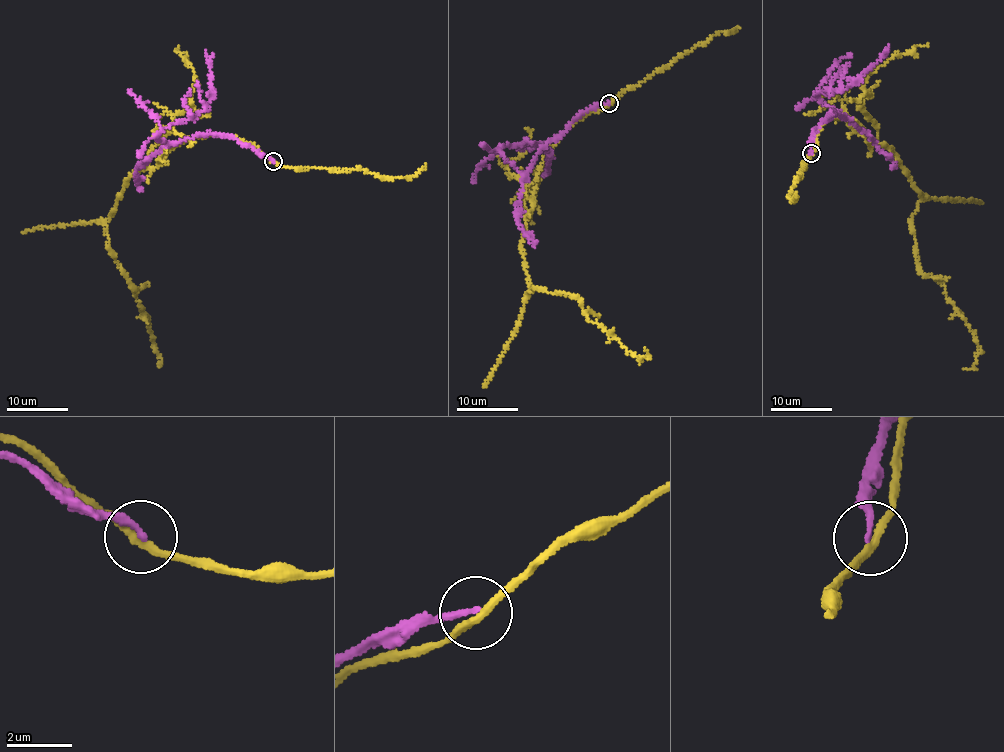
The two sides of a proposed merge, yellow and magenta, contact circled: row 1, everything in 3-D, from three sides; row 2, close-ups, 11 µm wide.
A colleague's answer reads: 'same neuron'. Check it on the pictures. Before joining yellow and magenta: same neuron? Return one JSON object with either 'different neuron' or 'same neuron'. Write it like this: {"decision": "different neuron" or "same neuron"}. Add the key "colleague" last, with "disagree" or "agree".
{"decision": "different neuron", "colleague": "disagree"}

